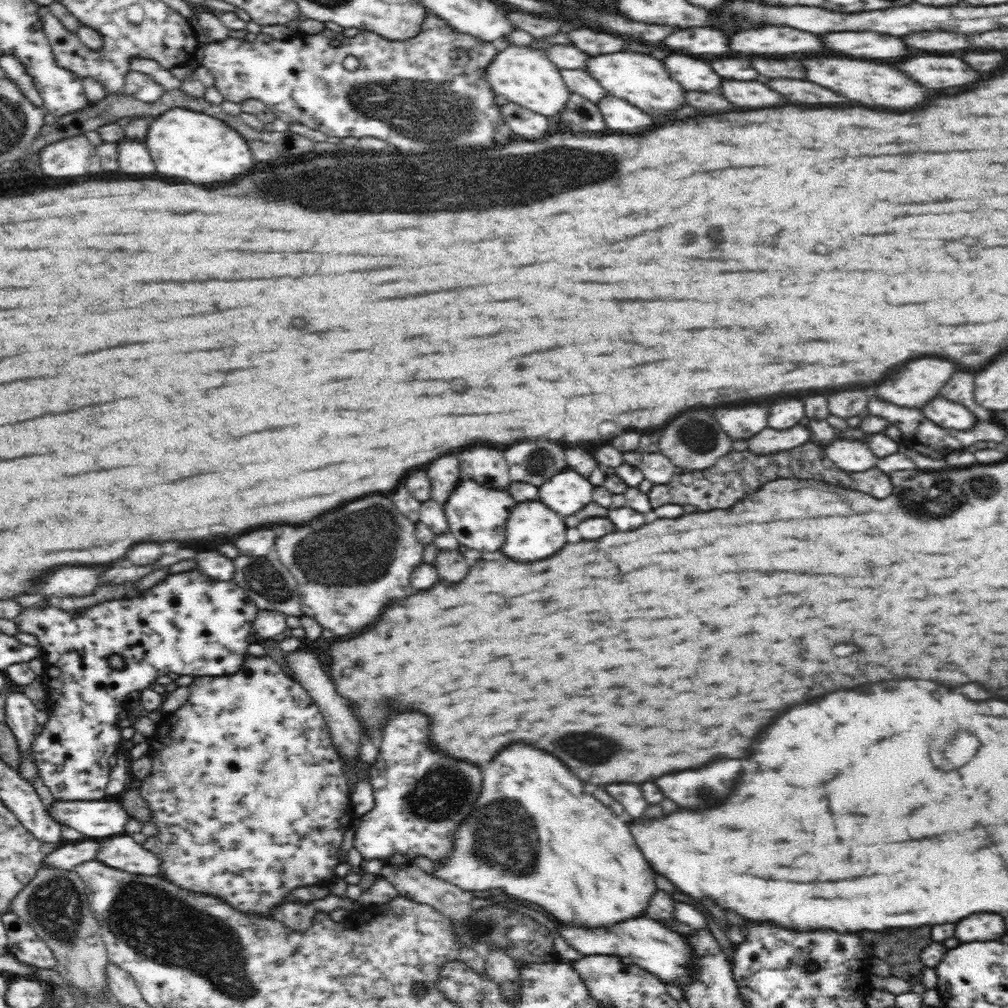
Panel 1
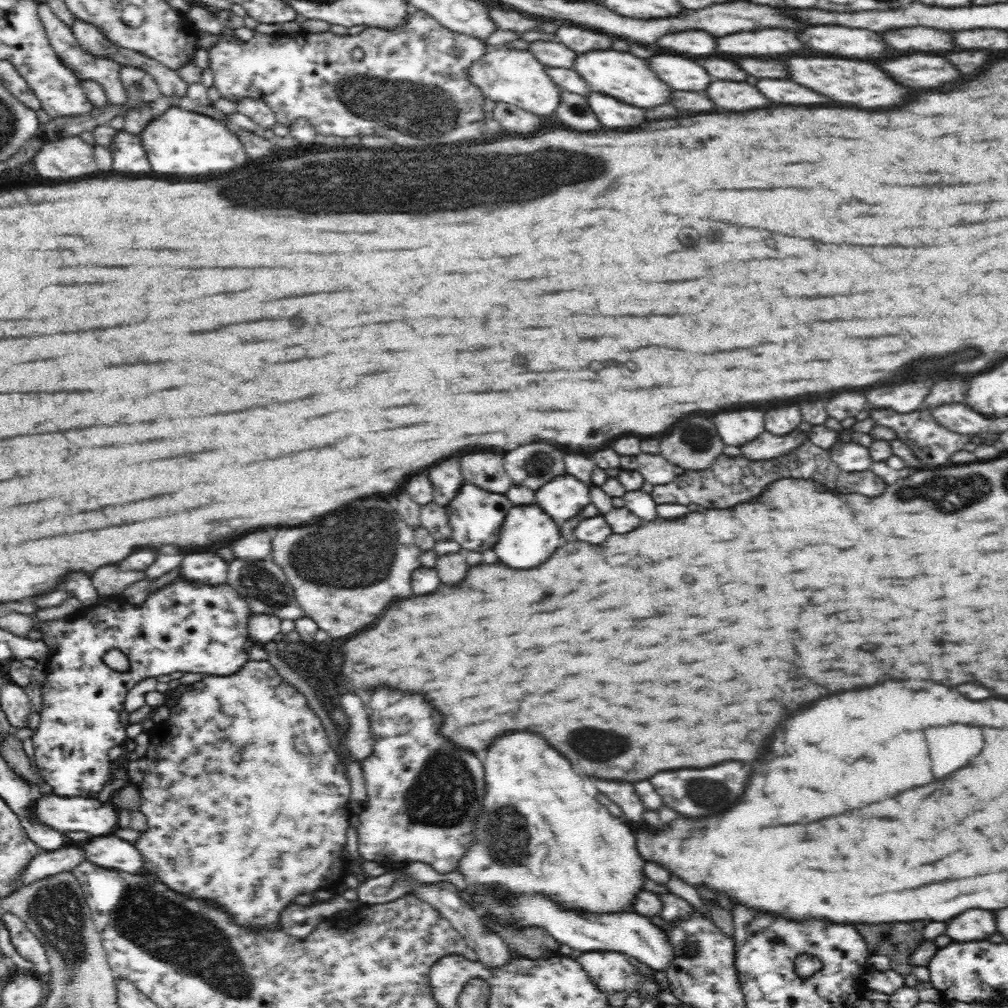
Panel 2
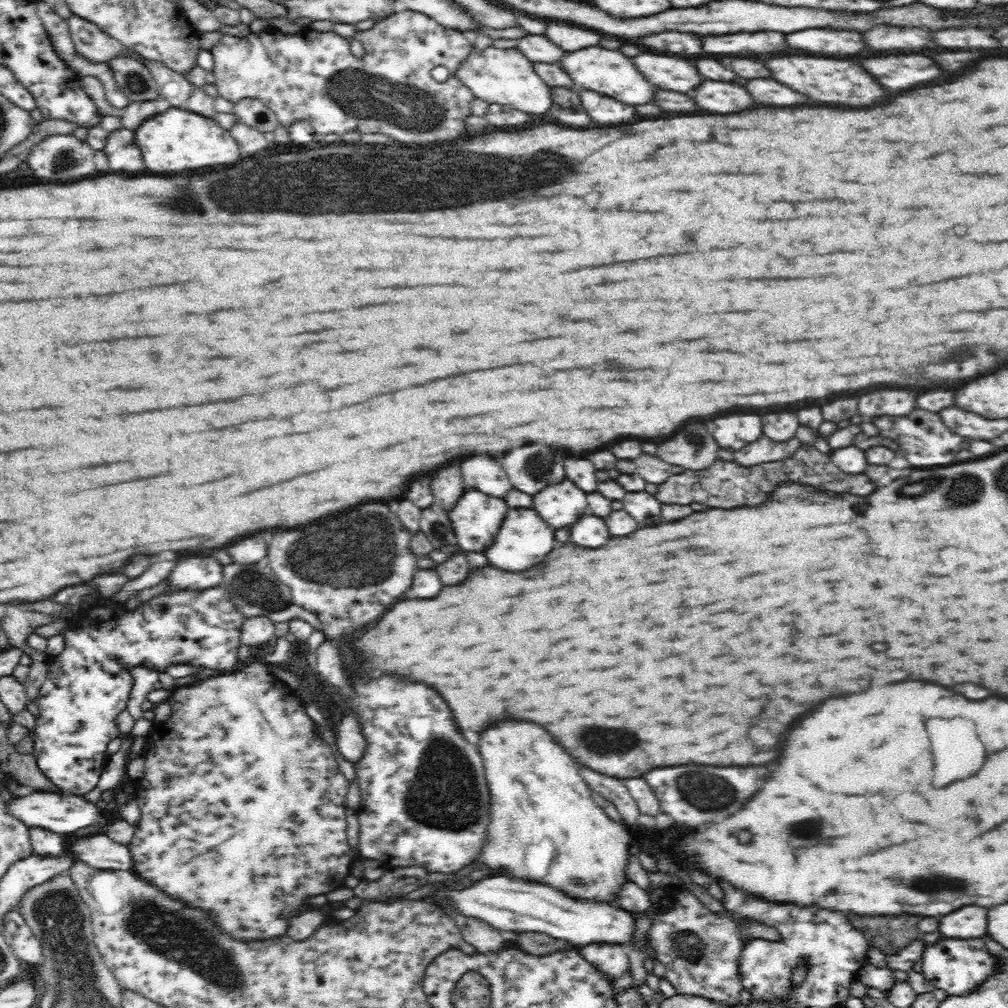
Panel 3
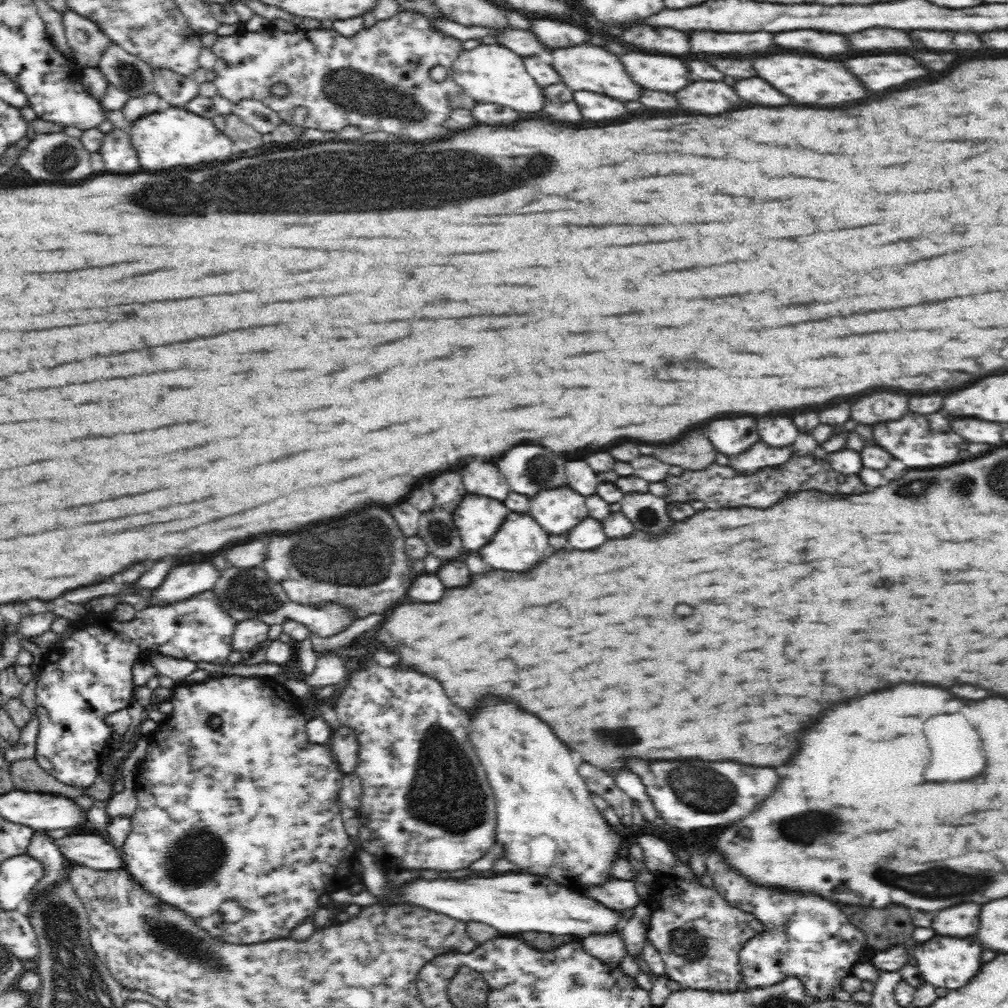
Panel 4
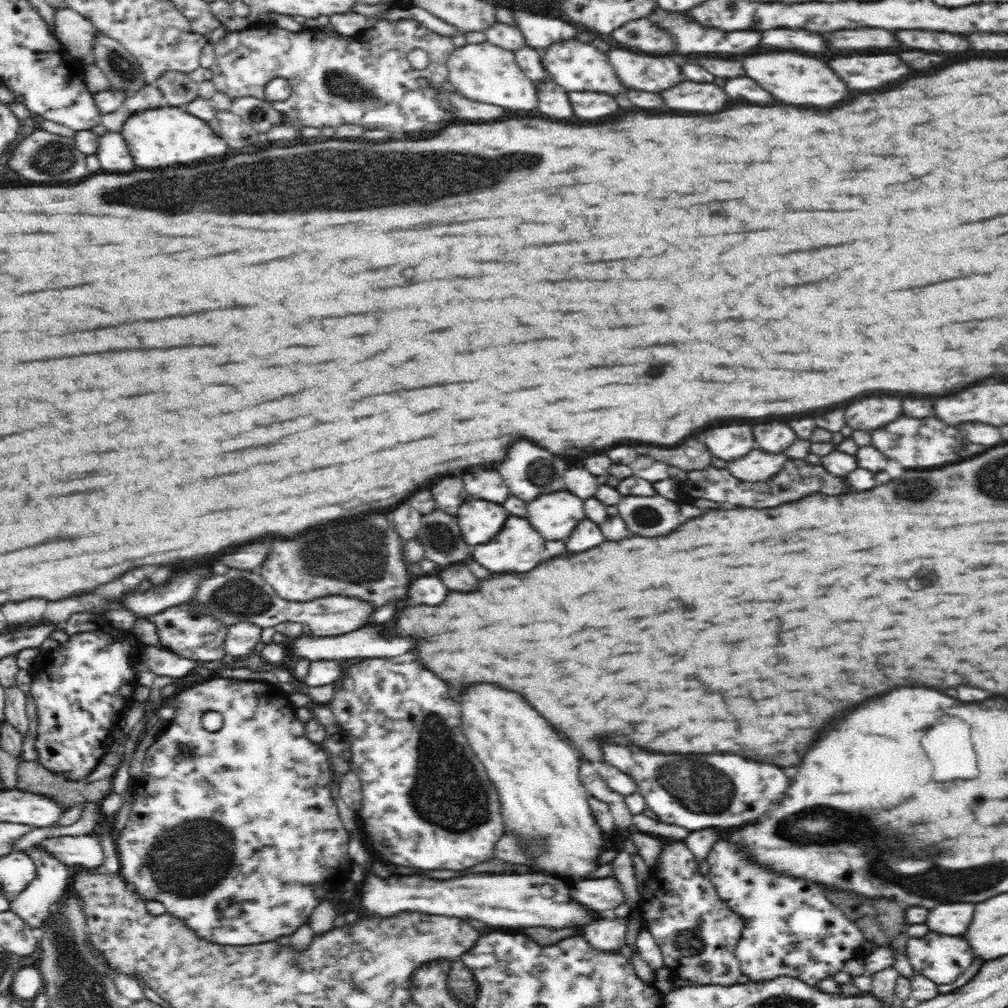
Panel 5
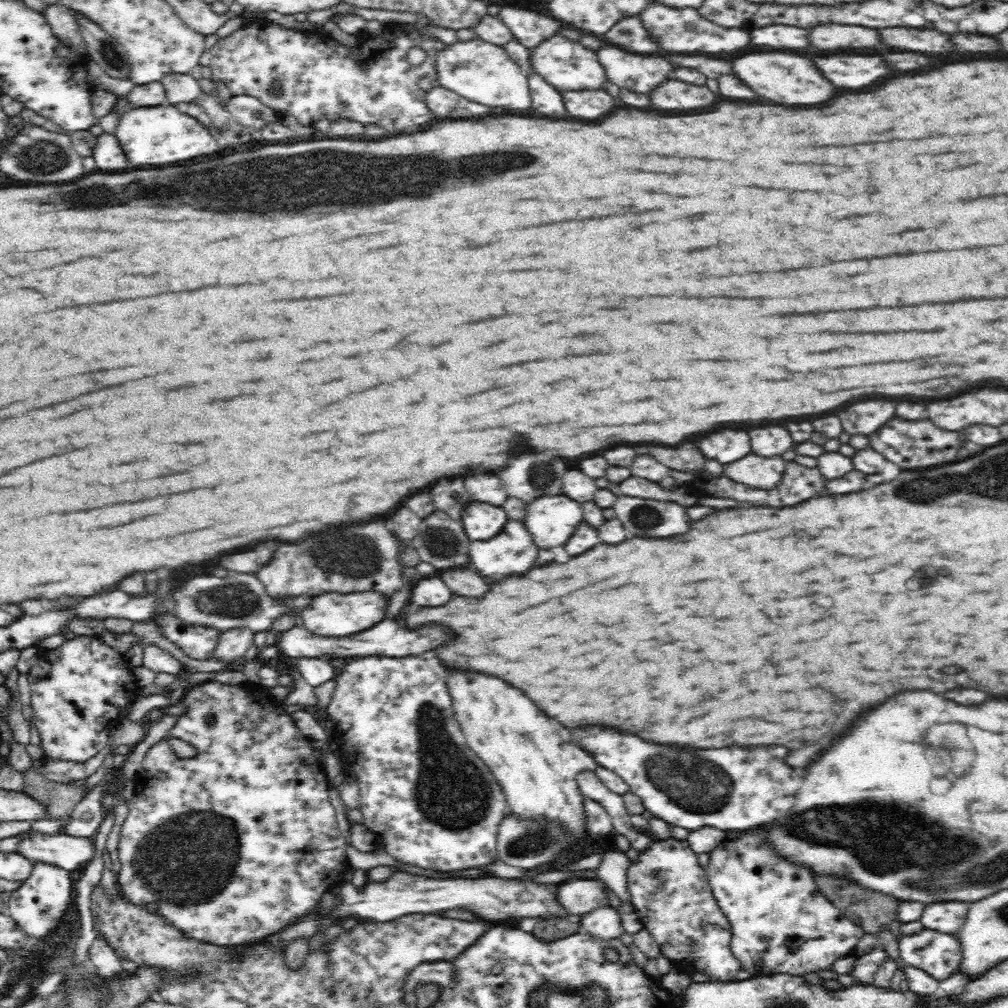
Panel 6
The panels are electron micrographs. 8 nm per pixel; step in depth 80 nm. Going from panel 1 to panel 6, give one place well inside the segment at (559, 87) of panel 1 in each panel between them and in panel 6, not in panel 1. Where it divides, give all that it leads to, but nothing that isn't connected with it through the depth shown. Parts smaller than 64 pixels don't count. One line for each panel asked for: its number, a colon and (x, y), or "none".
2: (512, 76)
3: (498, 76)
4: (490, 73)
5: (484, 72)
6: (482, 71)

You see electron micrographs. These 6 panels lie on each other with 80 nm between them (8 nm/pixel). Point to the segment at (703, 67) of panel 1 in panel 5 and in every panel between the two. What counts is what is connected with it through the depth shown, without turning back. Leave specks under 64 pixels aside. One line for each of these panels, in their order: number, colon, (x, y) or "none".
2: (679, 73)
3: (665, 72)
4: (663, 73)
5: (647, 73)

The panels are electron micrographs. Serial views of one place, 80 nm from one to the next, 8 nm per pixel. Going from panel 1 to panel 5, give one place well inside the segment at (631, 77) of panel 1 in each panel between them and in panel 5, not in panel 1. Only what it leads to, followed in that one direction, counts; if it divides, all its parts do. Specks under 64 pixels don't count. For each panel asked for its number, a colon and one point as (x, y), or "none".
2: (620, 75)
3: (607, 71)
4: (581, 67)
5: (572, 65)

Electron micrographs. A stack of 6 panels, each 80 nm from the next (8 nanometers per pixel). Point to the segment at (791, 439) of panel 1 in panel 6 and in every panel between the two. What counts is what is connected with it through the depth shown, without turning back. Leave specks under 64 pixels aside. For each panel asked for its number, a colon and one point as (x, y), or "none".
2: (765, 447)
3: (762, 451)
4: (758, 456)
5: (757, 466)
6: (759, 473)

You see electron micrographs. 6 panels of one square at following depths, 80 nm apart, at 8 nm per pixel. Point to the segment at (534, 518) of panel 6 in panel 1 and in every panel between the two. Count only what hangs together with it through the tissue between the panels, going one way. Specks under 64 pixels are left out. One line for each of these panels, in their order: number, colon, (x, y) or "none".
1: (566, 493)
2: (562, 499)
3: (559, 506)
4: (557, 511)
5: (554, 516)

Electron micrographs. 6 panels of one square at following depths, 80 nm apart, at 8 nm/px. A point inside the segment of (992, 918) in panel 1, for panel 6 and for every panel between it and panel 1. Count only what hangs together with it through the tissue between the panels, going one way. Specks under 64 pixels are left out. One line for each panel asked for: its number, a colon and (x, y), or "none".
2: (973, 924)
3: (969, 921)
4: (960, 920)
5: (950, 919)
6: (945, 917)

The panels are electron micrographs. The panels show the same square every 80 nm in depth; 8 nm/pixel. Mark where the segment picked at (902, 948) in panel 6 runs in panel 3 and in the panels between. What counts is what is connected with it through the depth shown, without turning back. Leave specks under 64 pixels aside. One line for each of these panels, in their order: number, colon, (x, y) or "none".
3: (956, 966)
4: (946, 962)
5: (942, 958)

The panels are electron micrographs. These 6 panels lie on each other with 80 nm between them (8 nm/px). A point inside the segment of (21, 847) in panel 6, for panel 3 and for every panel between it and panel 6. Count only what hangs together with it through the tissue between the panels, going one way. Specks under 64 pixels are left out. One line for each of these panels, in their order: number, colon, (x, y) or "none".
3: (98, 851)
4: (89, 849)
5: (75, 852)

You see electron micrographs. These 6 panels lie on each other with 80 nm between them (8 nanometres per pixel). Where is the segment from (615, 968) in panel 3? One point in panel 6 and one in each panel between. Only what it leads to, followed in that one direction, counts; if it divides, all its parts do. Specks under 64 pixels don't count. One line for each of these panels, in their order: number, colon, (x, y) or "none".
4: (607, 945)
5: (606, 931)
6: (603, 921)

